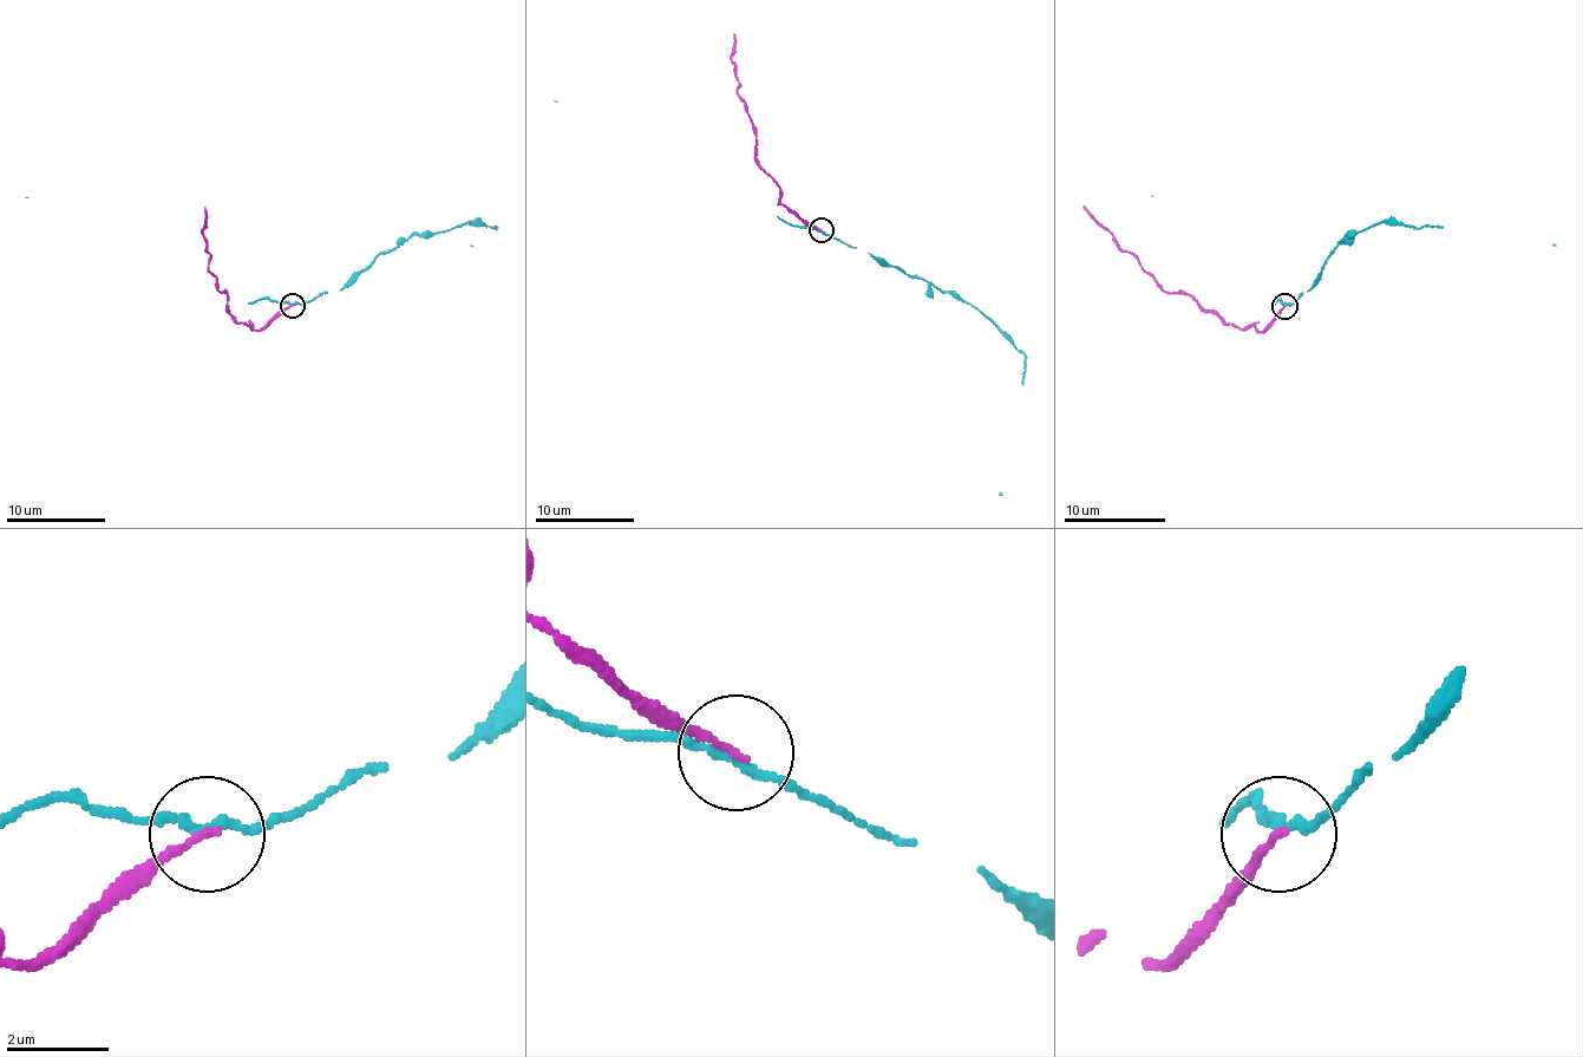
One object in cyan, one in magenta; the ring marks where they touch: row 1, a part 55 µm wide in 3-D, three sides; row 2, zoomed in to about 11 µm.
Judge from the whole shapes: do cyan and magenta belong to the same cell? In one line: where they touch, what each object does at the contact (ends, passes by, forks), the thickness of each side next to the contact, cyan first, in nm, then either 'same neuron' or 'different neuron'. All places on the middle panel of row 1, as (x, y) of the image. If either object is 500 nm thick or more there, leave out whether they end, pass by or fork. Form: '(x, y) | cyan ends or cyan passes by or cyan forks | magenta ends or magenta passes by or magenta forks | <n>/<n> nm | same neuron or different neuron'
(822, 230) | cyan passes by | magenta ends | 160/140 nm | different neuron

